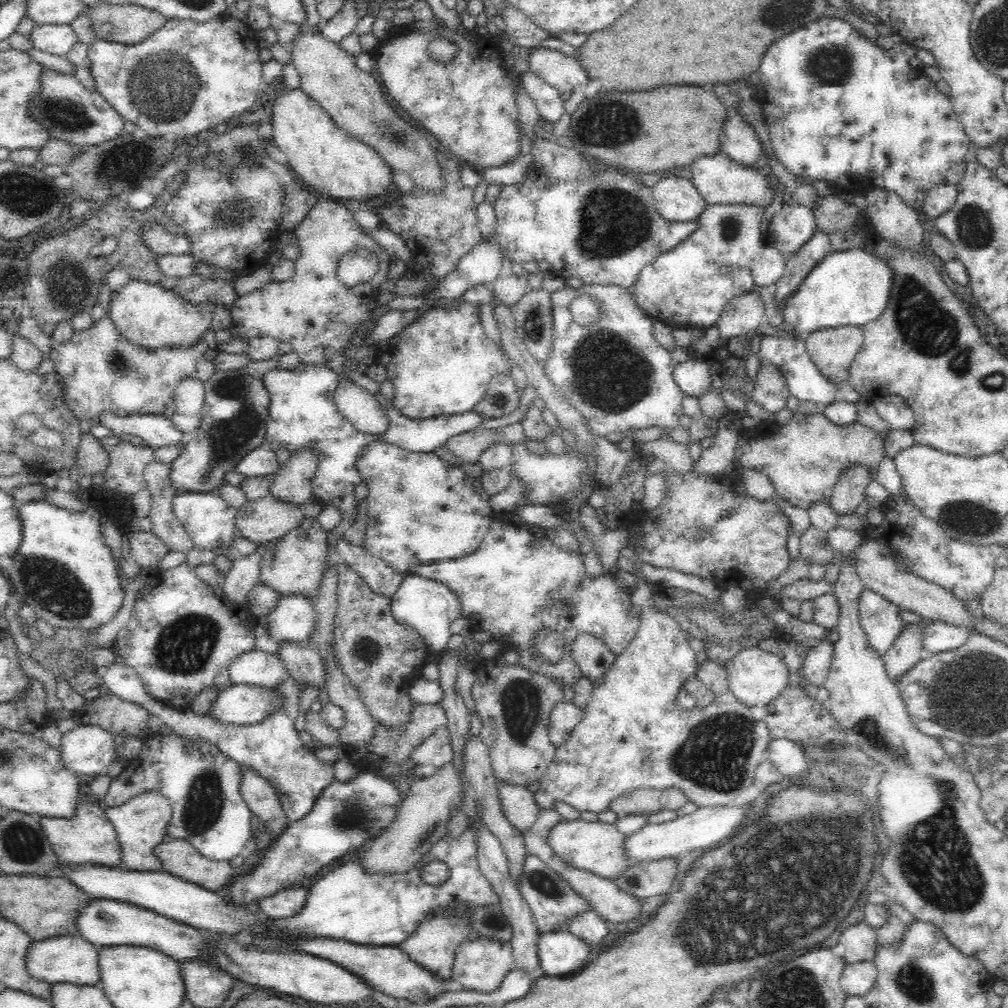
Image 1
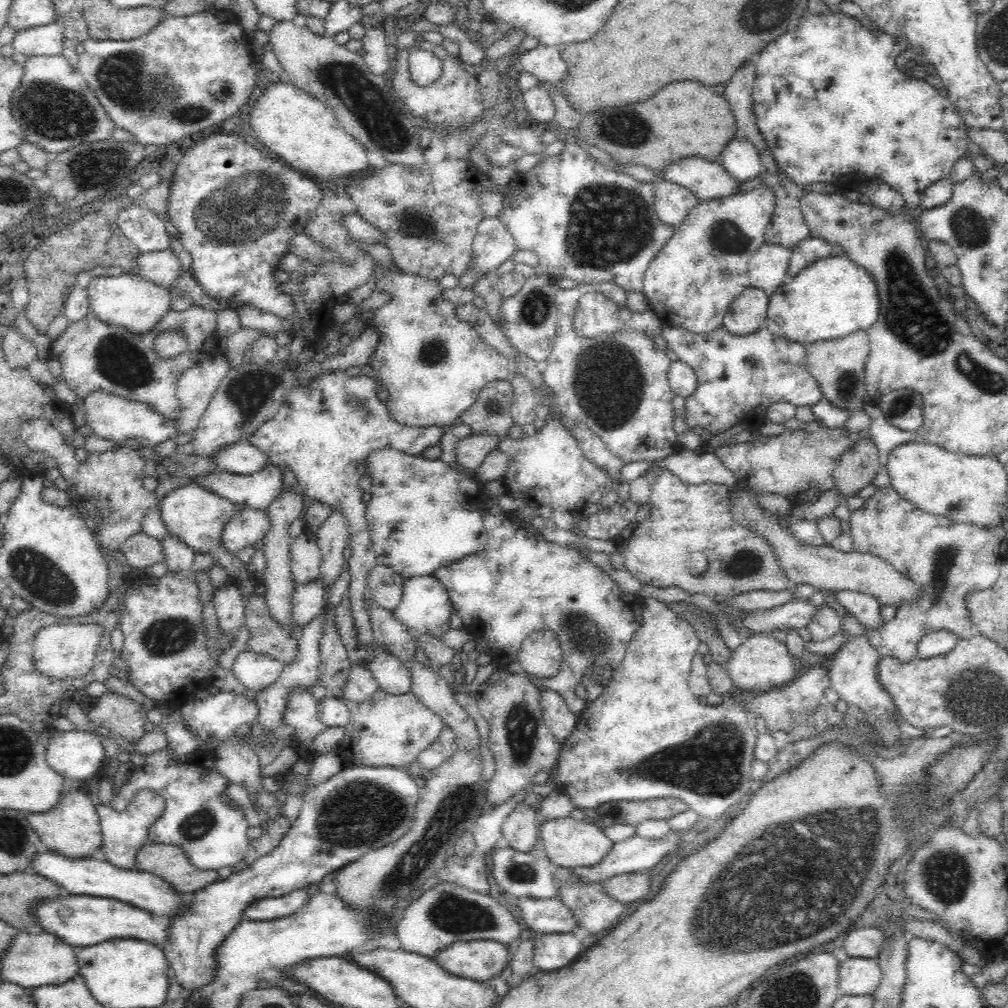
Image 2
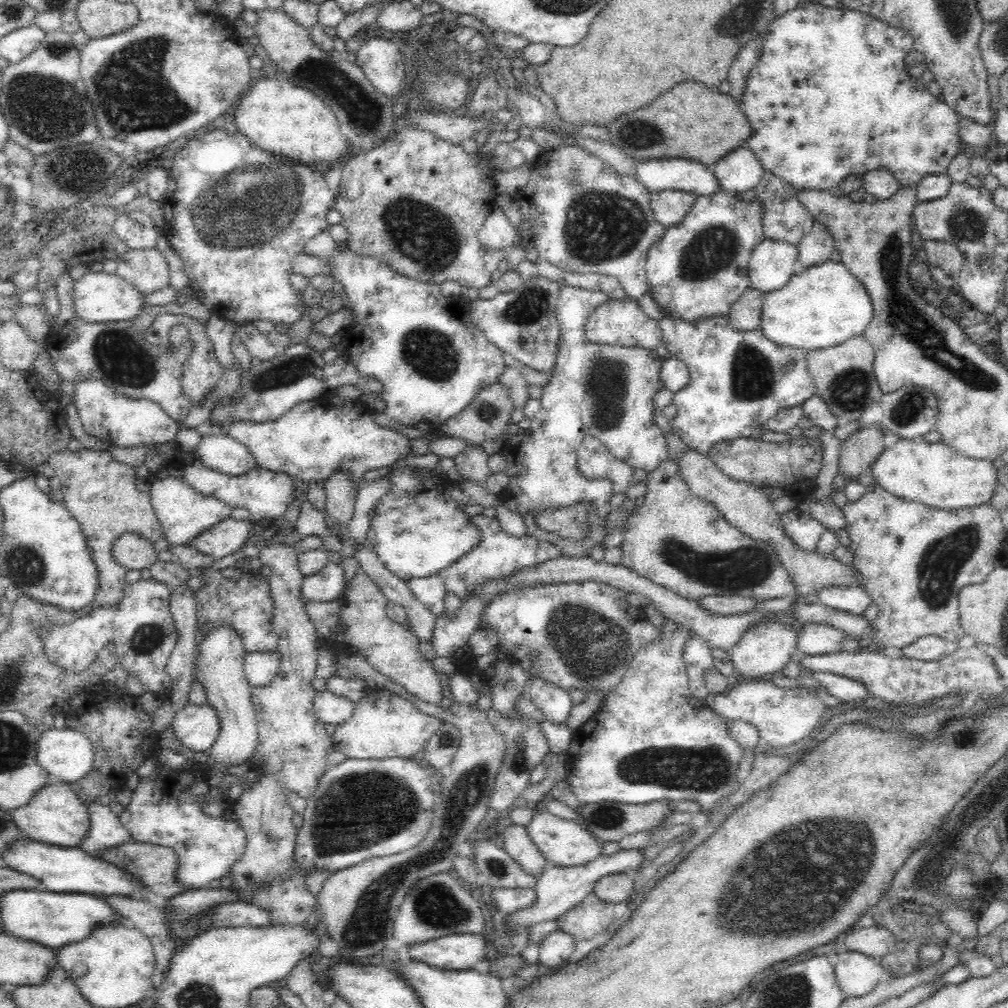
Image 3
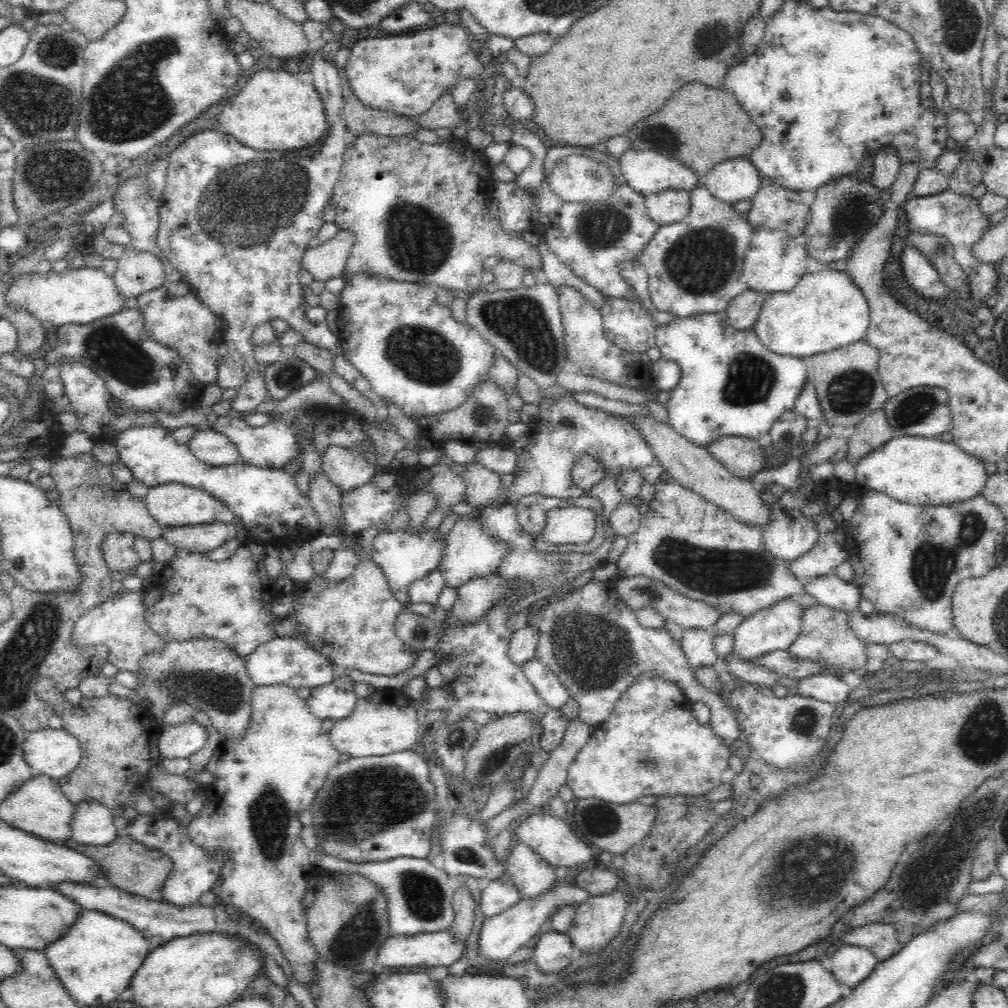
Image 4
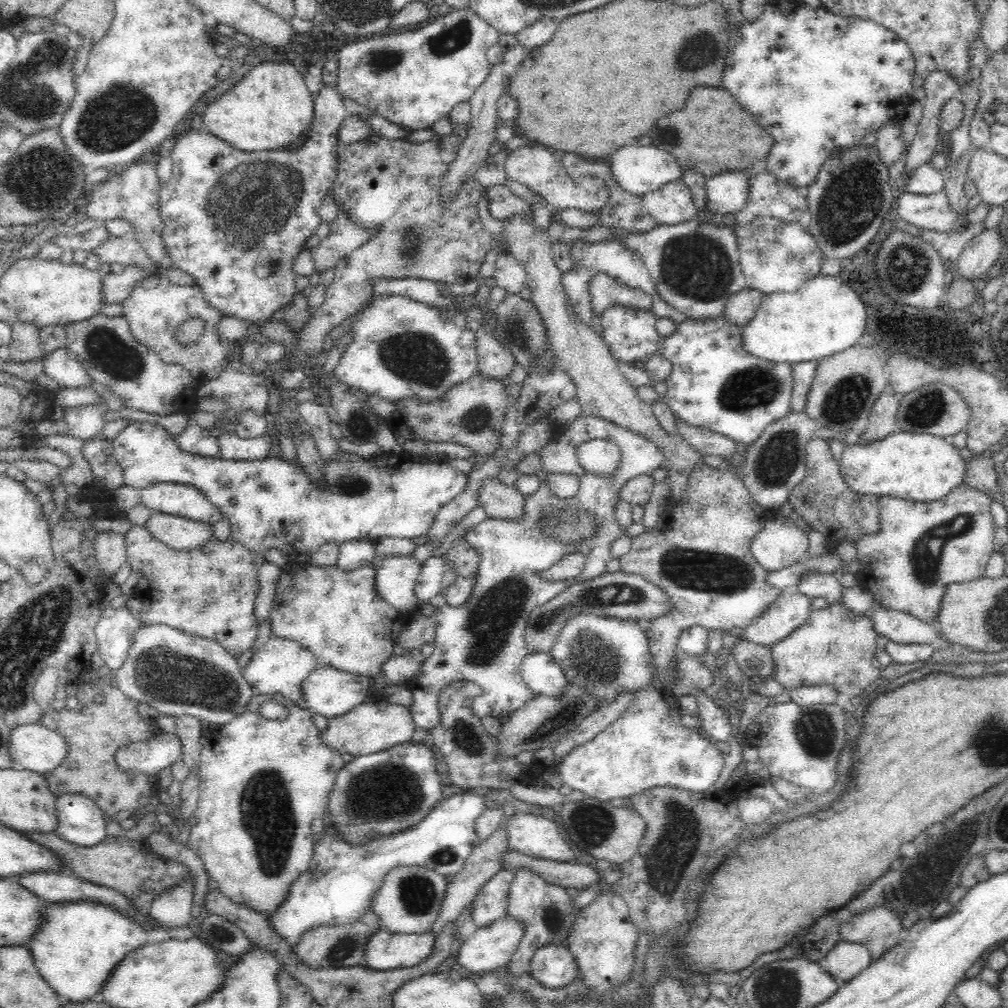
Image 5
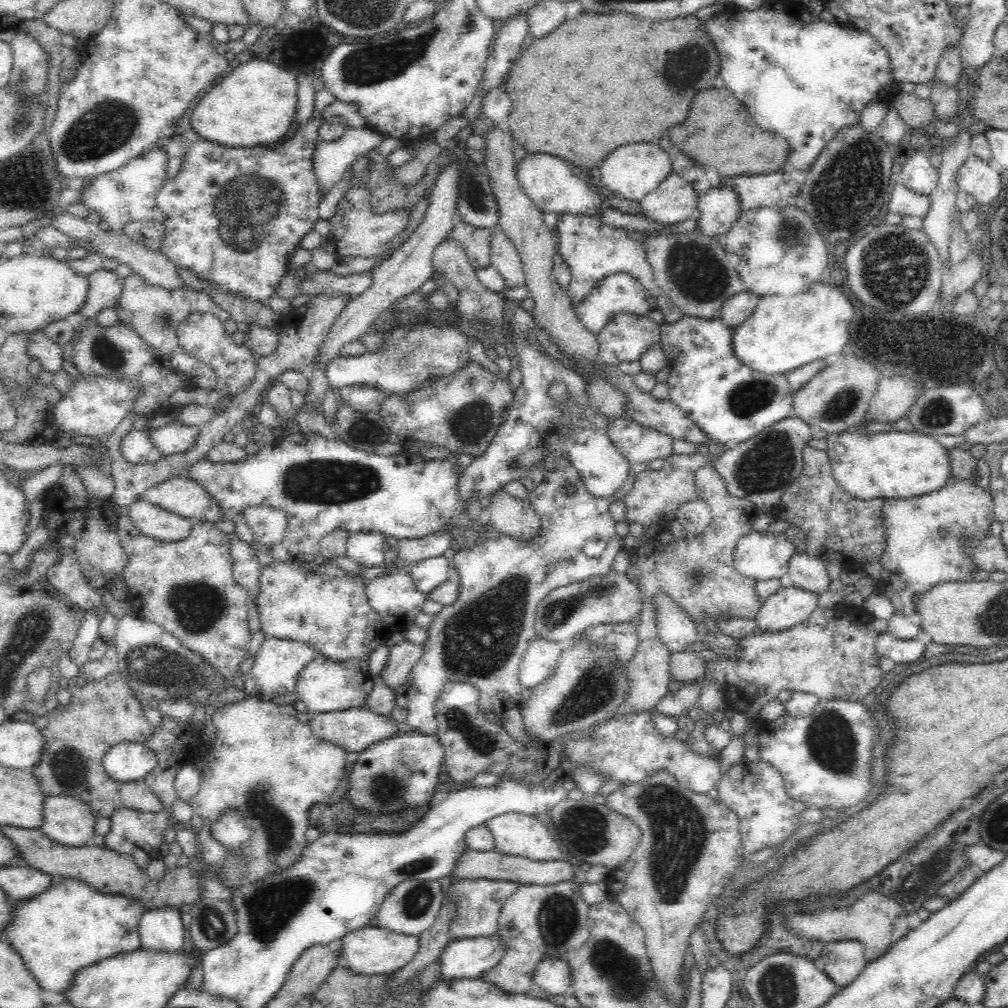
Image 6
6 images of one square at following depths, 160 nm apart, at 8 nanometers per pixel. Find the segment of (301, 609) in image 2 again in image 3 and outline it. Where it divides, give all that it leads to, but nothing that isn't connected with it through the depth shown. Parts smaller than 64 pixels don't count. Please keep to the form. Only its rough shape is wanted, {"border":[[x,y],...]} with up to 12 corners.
{"border":[[340,564],[303,577],[301,594],[314,605],[339,599]]}

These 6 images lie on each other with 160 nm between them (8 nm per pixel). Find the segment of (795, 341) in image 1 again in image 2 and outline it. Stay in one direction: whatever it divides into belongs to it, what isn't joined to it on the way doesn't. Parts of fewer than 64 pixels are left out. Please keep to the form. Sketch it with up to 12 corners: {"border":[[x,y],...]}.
{"border":[[761,328],[661,336],[694,369],[686,430],[711,451],[777,402],[816,404],[807,349]]}

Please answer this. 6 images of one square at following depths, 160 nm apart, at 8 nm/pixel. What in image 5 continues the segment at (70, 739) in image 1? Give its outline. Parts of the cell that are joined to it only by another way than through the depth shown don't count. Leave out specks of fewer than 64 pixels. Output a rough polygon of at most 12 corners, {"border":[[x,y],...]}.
{"border":[[40,722],[8,732],[14,770],[48,772],[66,741]]}

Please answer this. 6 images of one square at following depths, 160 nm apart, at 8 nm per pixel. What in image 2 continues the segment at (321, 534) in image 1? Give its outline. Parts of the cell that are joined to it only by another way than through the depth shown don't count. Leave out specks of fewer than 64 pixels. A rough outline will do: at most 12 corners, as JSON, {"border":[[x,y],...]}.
{"border":[[305,532],[290,546],[297,584],[321,577],[322,552]]}

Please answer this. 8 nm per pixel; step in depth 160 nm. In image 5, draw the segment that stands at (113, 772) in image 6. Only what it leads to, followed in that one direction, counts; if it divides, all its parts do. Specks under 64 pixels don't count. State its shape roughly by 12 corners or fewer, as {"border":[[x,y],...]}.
{"border":[[178,735],[122,744],[114,765],[149,777],[180,760]]}

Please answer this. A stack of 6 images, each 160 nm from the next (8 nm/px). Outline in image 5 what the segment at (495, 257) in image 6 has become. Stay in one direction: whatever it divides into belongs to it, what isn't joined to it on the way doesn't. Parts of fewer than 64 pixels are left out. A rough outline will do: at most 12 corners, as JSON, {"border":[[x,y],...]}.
{"border":[[507,250],[496,258],[493,277],[508,294],[525,287],[524,267]]}

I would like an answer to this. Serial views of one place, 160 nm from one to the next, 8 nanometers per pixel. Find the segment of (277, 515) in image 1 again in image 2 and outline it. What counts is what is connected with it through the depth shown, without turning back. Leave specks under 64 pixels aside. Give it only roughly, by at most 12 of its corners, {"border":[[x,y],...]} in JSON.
{"border":[[244,507],[226,522],[221,546],[237,556],[264,539],[267,511]]}

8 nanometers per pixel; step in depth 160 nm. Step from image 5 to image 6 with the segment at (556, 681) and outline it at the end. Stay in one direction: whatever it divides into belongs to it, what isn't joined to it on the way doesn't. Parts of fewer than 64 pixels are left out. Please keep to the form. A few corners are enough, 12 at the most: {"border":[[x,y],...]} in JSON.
{"border":[[536,634],[520,662],[533,689],[556,670],[562,648]]}

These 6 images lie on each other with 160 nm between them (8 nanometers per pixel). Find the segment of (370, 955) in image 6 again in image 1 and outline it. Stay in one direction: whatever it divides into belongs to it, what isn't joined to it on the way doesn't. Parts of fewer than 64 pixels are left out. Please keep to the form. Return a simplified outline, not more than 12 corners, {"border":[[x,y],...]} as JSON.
{"border":[[478,937],[454,952],[452,980],[492,992],[515,966],[511,941]]}

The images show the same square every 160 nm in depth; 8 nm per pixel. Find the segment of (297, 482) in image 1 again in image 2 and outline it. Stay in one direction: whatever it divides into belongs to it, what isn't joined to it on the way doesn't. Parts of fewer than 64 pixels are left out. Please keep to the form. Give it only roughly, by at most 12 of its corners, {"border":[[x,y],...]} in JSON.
{"border":[[284,489],[267,508],[263,540],[270,616],[288,635],[293,622],[290,526],[304,514],[303,491]]}

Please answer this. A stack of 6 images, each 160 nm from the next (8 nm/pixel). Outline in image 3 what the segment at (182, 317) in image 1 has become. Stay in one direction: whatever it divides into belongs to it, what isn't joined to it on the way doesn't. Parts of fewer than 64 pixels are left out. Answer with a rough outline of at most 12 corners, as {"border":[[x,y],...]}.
{"border":[[116,273],[72,280],[74,316],[130,320],[143,294]]}

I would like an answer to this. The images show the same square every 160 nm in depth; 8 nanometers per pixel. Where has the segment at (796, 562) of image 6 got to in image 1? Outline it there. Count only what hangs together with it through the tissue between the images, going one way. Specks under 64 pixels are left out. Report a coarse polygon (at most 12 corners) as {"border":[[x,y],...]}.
{"border":[[872,590],[860,592],[859,622],[882,656],[905,624],[900,609]]}

